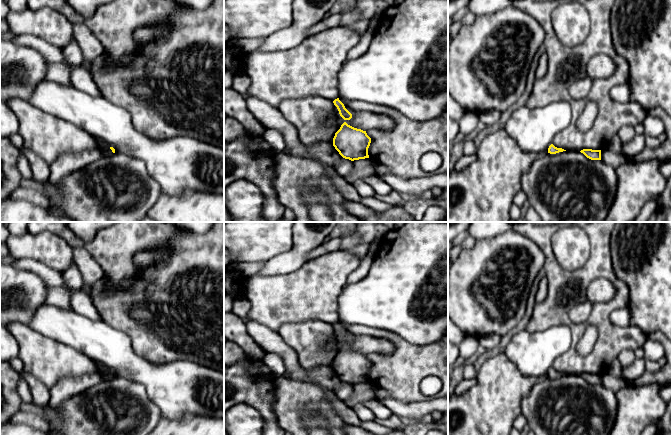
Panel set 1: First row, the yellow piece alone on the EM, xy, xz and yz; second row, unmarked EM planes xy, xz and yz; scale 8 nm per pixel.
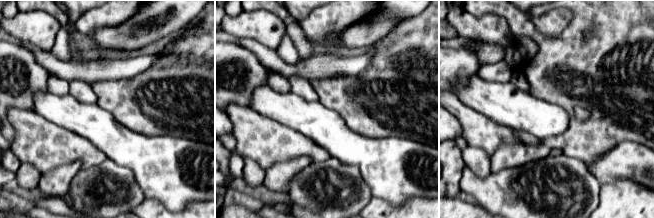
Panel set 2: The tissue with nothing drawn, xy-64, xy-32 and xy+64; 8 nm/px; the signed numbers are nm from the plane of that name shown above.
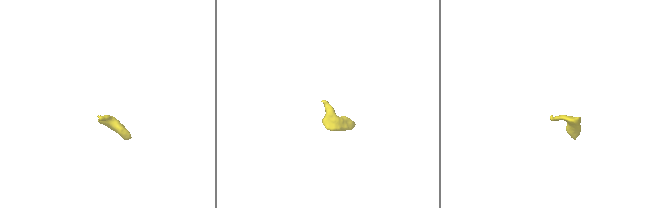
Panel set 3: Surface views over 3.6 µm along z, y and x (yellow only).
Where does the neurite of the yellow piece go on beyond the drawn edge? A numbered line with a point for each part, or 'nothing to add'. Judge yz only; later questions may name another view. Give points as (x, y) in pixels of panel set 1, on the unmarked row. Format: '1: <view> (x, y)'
nothing to add

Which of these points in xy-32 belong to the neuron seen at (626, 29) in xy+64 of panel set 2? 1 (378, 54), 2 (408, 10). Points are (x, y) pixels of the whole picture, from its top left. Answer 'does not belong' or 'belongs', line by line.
1: belongs
2: does not belong

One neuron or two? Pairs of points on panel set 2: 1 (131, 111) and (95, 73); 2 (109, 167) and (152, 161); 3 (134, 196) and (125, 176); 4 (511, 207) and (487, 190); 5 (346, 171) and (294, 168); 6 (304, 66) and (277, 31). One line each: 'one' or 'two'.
1: two
2: two
3: one
4: one
5: two
6: two

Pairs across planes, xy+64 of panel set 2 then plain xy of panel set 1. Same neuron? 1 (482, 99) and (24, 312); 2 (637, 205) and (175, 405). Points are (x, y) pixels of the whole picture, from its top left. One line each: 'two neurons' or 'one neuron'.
1: two neurons
2: two neurons

